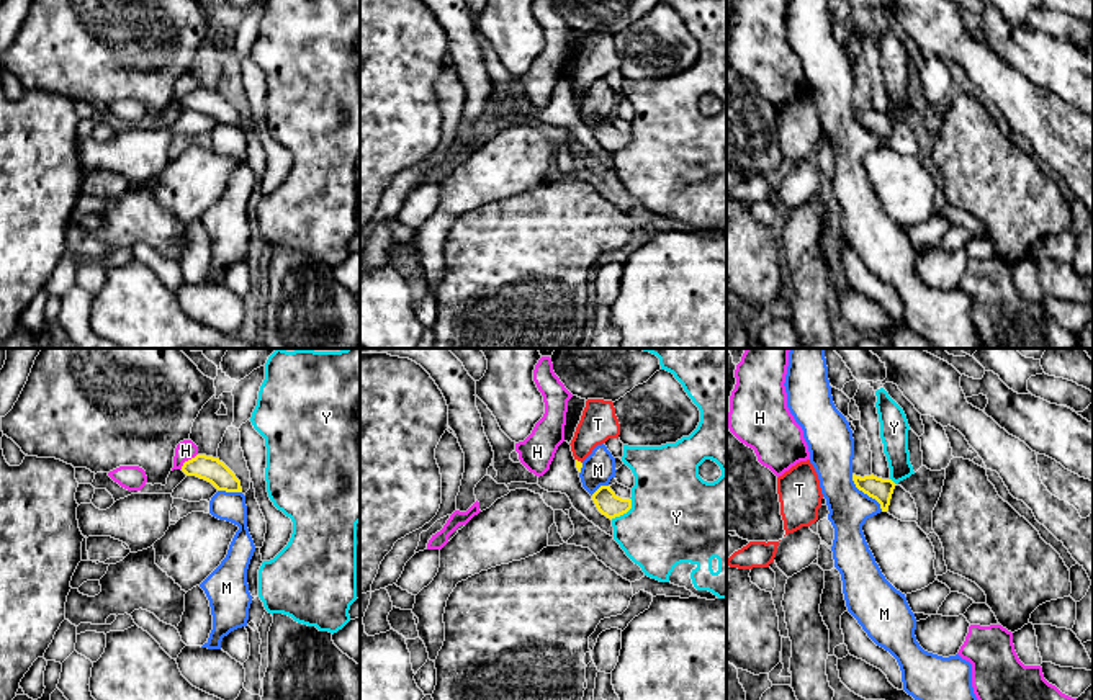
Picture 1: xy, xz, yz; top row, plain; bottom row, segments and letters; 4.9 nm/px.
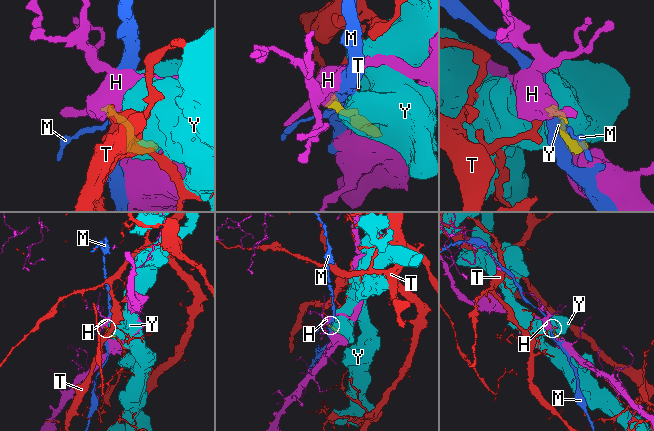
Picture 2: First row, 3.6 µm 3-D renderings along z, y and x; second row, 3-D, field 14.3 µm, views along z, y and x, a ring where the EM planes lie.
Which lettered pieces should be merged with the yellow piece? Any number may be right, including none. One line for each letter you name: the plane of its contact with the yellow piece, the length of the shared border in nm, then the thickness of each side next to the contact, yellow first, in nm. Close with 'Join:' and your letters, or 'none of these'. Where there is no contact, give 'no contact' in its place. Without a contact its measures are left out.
T: xz | 40 nm | 30/180 nm
Join: T

